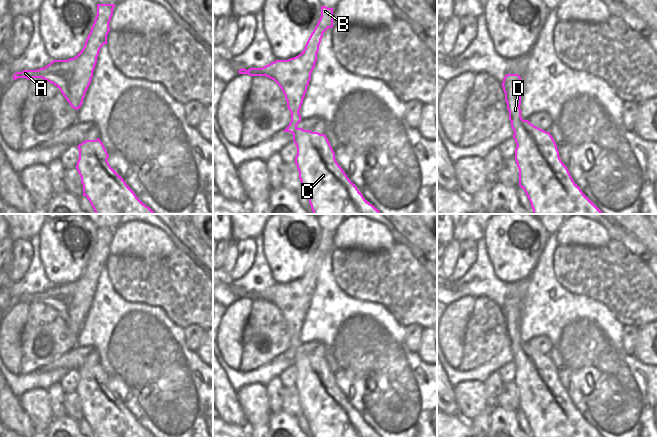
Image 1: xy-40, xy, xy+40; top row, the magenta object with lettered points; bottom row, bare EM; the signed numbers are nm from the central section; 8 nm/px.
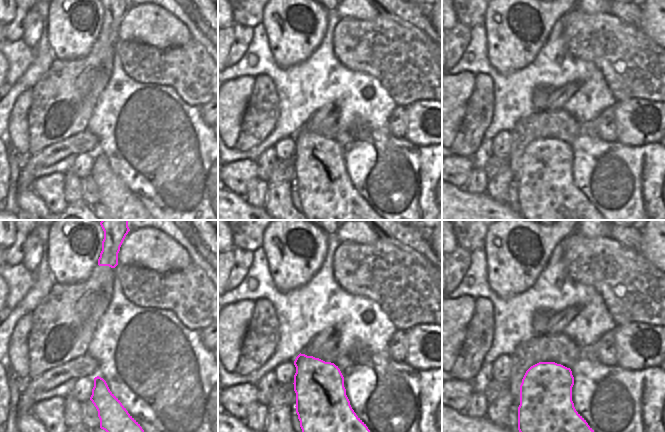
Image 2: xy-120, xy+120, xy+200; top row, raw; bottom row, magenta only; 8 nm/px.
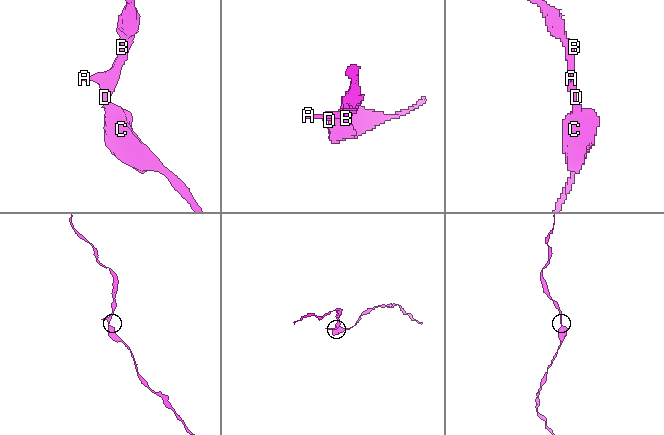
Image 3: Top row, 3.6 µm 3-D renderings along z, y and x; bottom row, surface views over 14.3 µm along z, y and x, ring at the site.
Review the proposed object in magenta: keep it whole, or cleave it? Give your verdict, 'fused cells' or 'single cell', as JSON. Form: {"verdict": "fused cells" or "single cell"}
{"verdict": "single cell"}

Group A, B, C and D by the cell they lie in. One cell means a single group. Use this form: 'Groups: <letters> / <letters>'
Groups: A B C D.

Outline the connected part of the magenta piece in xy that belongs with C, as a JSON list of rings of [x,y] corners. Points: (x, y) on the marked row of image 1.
[[[321,6],[321,17],[311,33],[305,49],[298,56],[288,60],[276,60],[262,68],[250,68],[248,70],[242,68],[238,72],[239,74],[248,74],[250,76],[266,76],[274,80],[283,91],[287,107],[291,113],[291,121],[283,131],[293,134],[293,142],[297,147],[295,164],[299,171],[301,187],[309,199],[313,214],[381,214],[375,206],[363,197],[355,184],[337,163],[335,153],[326,135],[297,127],[301,121],[299,111],[311,79],[311,73],[317,61],[317,53],[323,33],[332,27],[333,8]]]

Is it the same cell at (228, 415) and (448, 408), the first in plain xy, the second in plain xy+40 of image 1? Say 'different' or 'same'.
same

